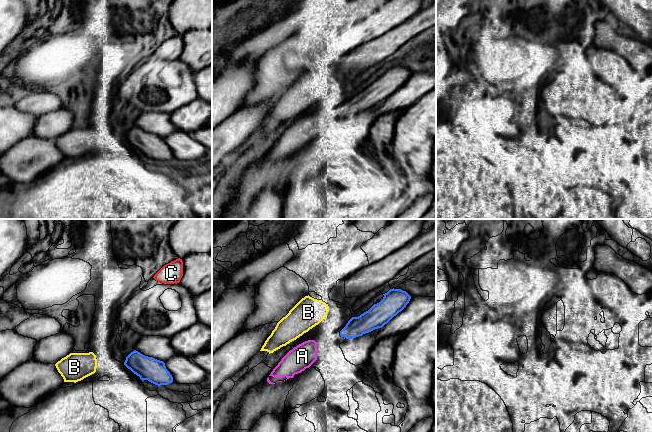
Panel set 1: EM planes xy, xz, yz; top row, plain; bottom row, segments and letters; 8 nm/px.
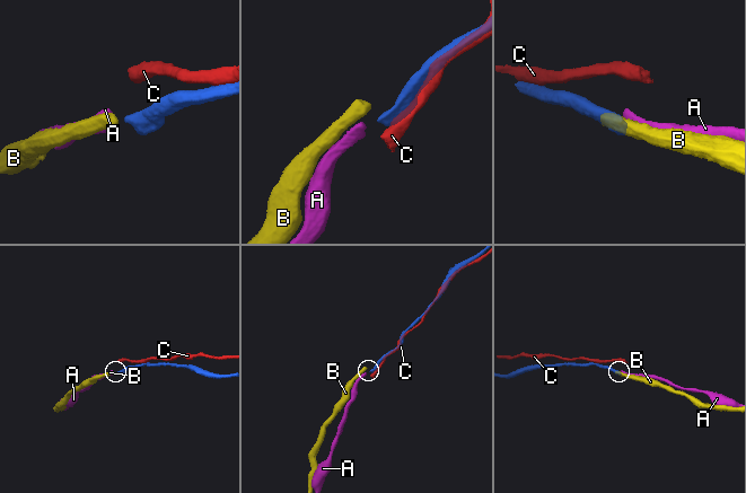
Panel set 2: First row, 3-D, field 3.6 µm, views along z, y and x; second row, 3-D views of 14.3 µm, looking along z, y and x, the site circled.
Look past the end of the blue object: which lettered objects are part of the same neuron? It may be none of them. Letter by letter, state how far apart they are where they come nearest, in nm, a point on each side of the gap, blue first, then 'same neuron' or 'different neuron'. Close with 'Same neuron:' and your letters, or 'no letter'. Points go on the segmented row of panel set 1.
A: 200 nm apart; from blue across xz (340, 335), (316, 342); same neuron
B: 170 nm apart; from blue across xz (340, 331), (324, 317); different neuron
C: 600 nm apart; from blue across xy (135, 350), (158, 281); different neuron
Same neuron: A

